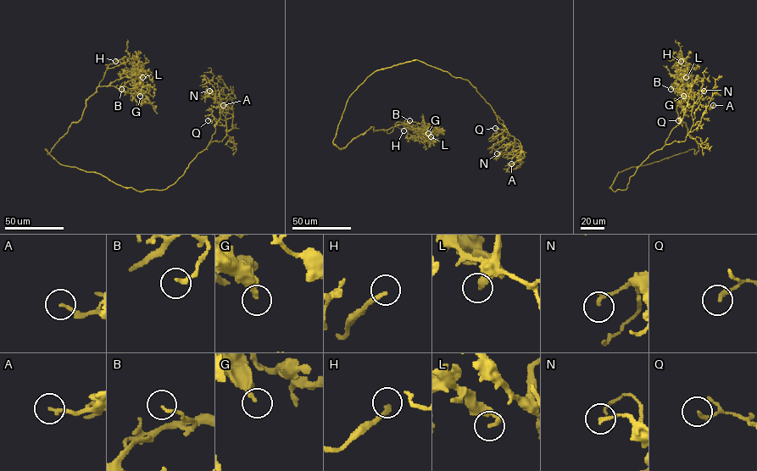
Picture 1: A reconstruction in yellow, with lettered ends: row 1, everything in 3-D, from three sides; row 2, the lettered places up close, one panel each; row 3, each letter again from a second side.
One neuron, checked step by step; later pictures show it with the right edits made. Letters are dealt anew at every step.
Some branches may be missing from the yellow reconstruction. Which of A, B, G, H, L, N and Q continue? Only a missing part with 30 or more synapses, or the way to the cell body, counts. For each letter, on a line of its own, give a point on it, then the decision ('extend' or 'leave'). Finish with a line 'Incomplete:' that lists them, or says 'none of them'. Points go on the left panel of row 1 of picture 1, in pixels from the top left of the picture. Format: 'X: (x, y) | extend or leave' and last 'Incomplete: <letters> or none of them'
A: (223, 105) | leave
B: (121, 89) | leave
G: (140, 96) | extend
H: (115, 61) | extend
L: (142, 77) | leave
N: (209, 91) | leave
Q: (208, 120) | leave
Incomplete: G, H

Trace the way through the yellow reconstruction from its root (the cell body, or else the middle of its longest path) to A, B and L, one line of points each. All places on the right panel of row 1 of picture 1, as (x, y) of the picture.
A: (619, 172), (609, 187), (614, 191), (627, 188), (653, 152), (684, 141), (713, 105)
B: (619, 172), (698, 151), (698, 143), (678, 117), (681, 87), (670, 89)
L: (619, 172), (698, 151), (698, 143), (676, 111), (681, 87), (674, 81), (682, 74), (686, 77)

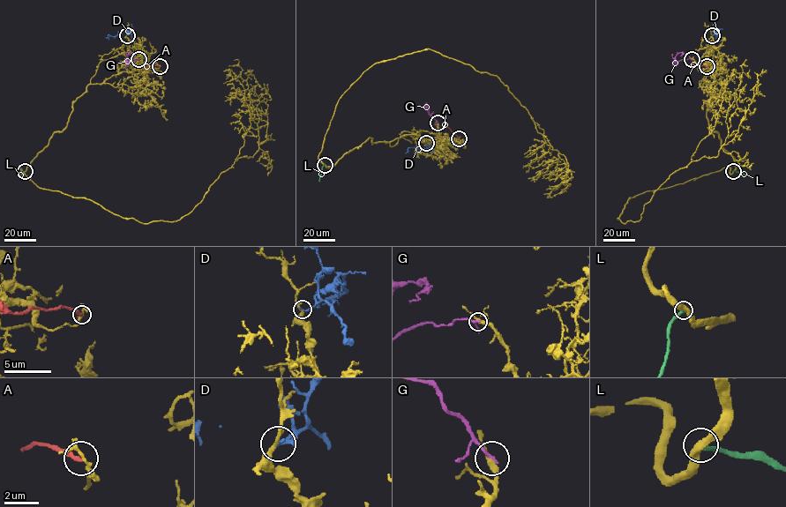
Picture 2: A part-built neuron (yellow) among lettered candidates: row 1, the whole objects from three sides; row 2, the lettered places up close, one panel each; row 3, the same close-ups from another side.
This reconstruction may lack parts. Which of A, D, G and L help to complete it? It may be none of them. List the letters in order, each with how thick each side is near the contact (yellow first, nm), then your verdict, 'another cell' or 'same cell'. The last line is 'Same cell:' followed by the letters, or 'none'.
A: calibres 180 and 180 nm; another cell
D: calibres 240 and 170 nm; another cell
G: calibres 280 and 200 nm; another cell
L: calibres 420 and 280 nm; same cell
Same cell: L

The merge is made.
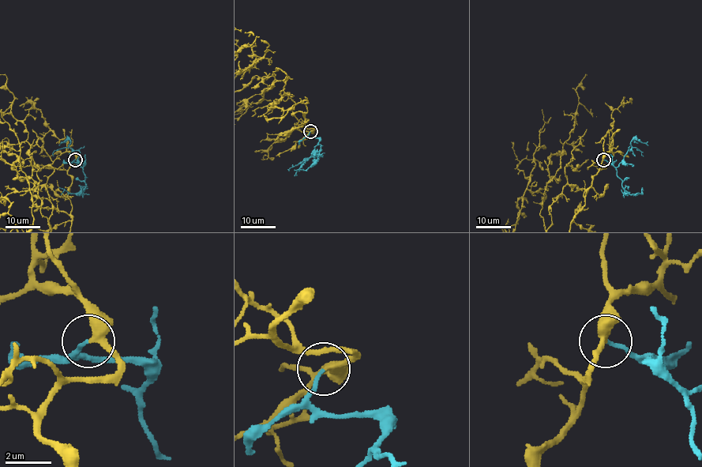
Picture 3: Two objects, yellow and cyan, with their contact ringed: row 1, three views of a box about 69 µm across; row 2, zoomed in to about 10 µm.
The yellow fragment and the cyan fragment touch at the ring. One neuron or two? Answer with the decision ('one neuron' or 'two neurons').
one neuron

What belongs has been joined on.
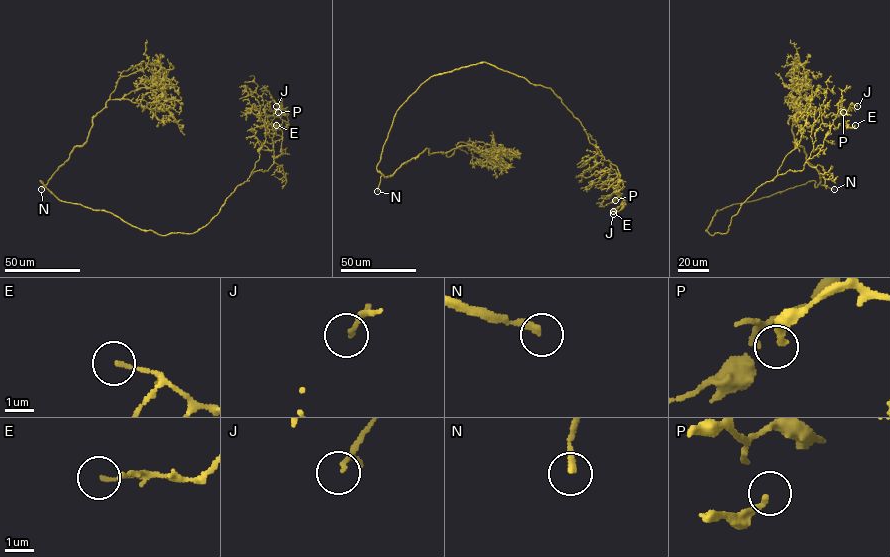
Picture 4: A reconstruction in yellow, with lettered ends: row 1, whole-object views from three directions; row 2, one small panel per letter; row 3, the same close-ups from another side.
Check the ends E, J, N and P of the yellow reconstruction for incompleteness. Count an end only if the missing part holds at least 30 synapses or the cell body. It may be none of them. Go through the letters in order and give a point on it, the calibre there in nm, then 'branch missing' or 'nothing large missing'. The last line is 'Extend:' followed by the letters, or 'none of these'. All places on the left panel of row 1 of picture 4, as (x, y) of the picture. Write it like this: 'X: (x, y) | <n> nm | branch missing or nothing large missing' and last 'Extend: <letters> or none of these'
E: (276, 125) | 110 nm | nothing large missing
J: (276, 106) | 100 nm | nothing large missing
N: (41, 189) | 240 nm | branch missing
P: (278, 112) | 240 nm | nothing large missing
Extend: N

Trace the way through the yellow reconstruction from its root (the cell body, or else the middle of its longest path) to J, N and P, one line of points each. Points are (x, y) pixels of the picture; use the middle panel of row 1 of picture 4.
J: (441, 74), (486, 62), (549, 87), (617, 174), (617, 192), (624, 198), (613, 214)
N: (441, 74), (425, 81), (396, 111), (377, 165), (377, 170), (382, 174), (377, 191)
P: (441, 74), (486, 62), (549, 87), (617, 174), (617, 192), (622, 194), (615, 200)

